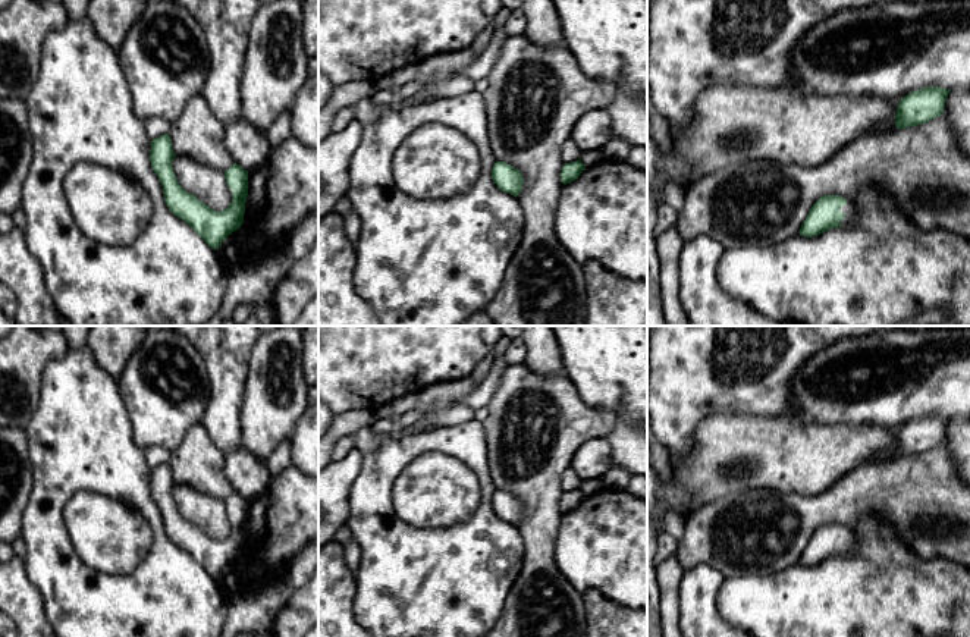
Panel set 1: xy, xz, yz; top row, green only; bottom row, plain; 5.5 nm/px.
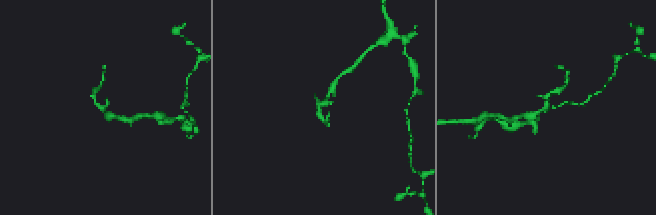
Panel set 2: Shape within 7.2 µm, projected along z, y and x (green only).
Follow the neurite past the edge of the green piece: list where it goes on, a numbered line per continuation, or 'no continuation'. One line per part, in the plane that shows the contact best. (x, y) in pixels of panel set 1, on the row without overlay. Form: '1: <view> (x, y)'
1: yz (850, 546)

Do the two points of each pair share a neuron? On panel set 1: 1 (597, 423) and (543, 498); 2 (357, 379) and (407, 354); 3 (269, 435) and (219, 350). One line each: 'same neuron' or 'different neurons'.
1: same neuron
2: same neuron
3: different neurons

